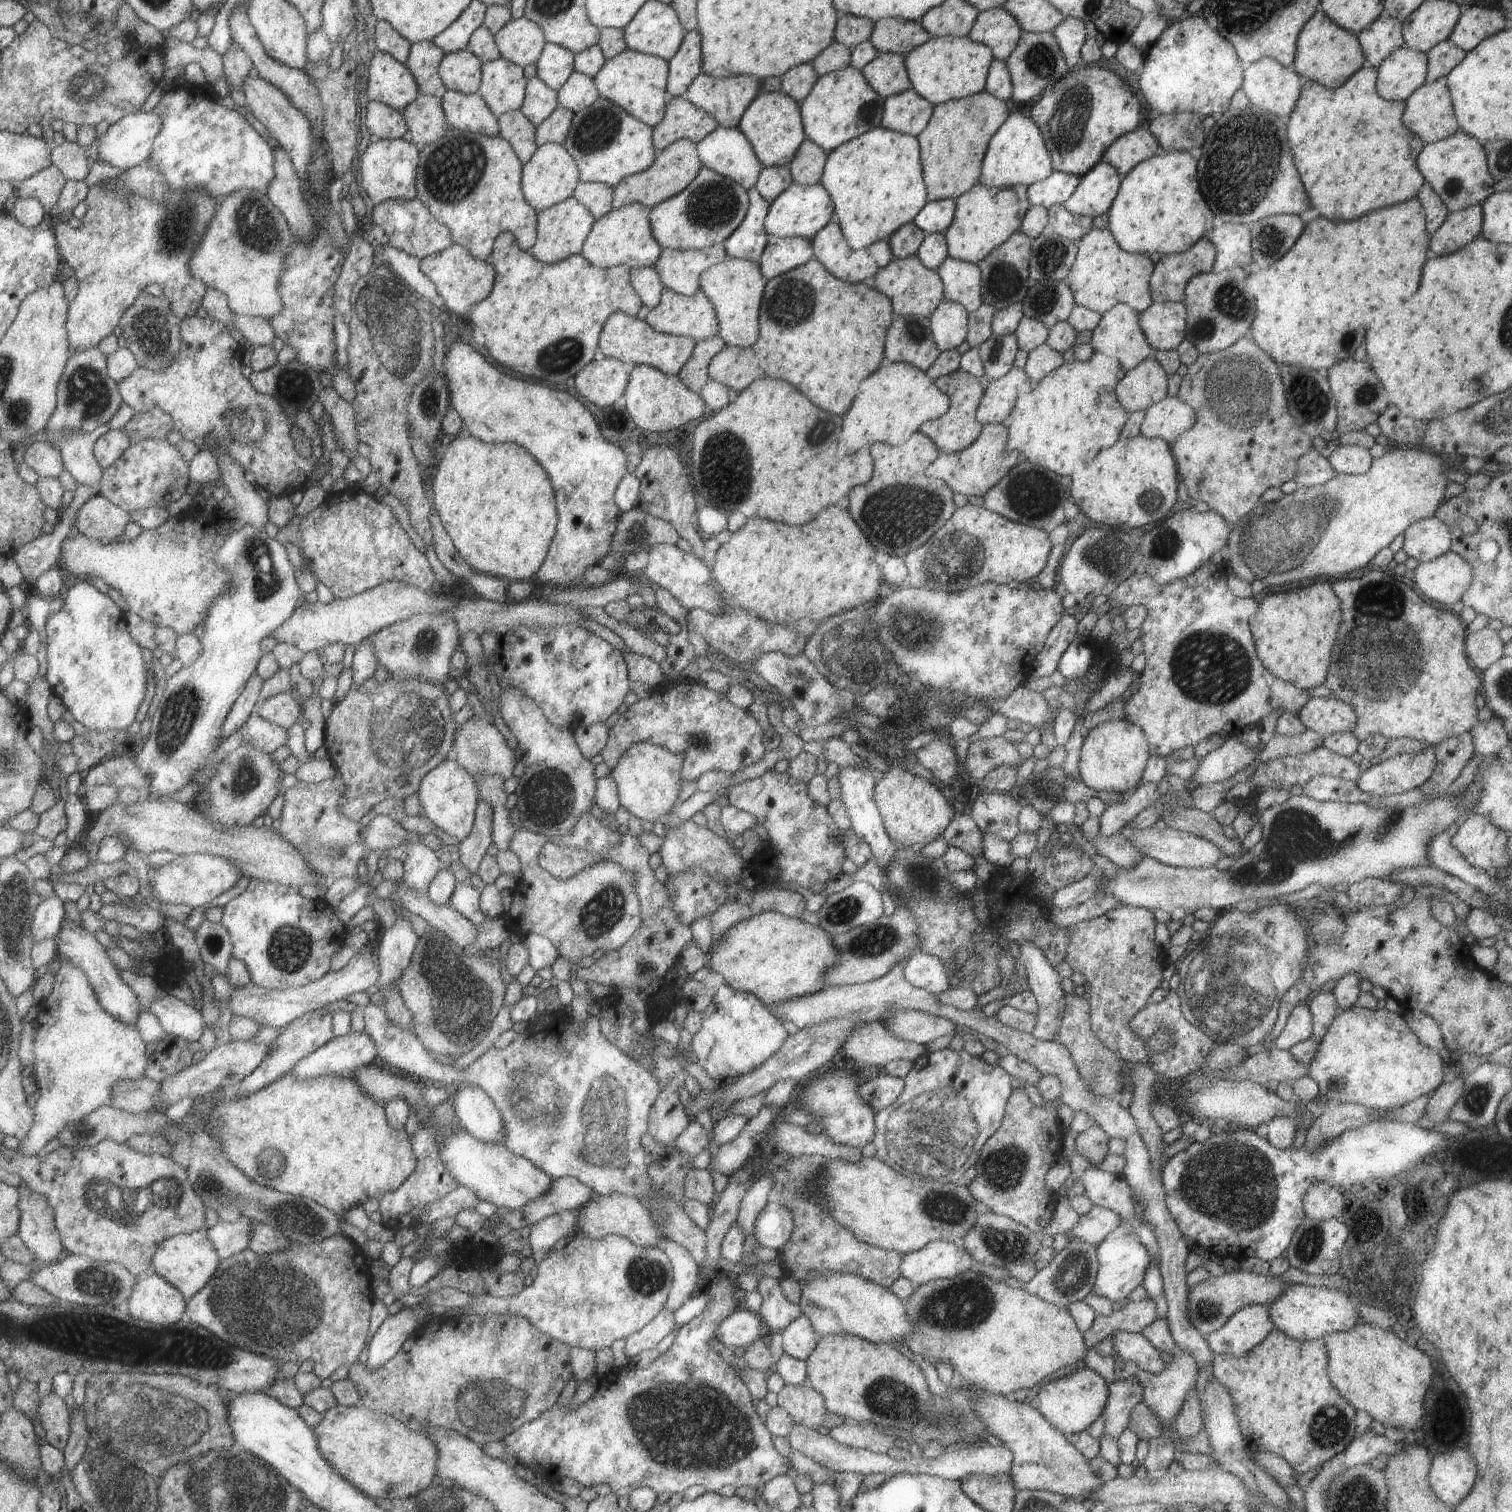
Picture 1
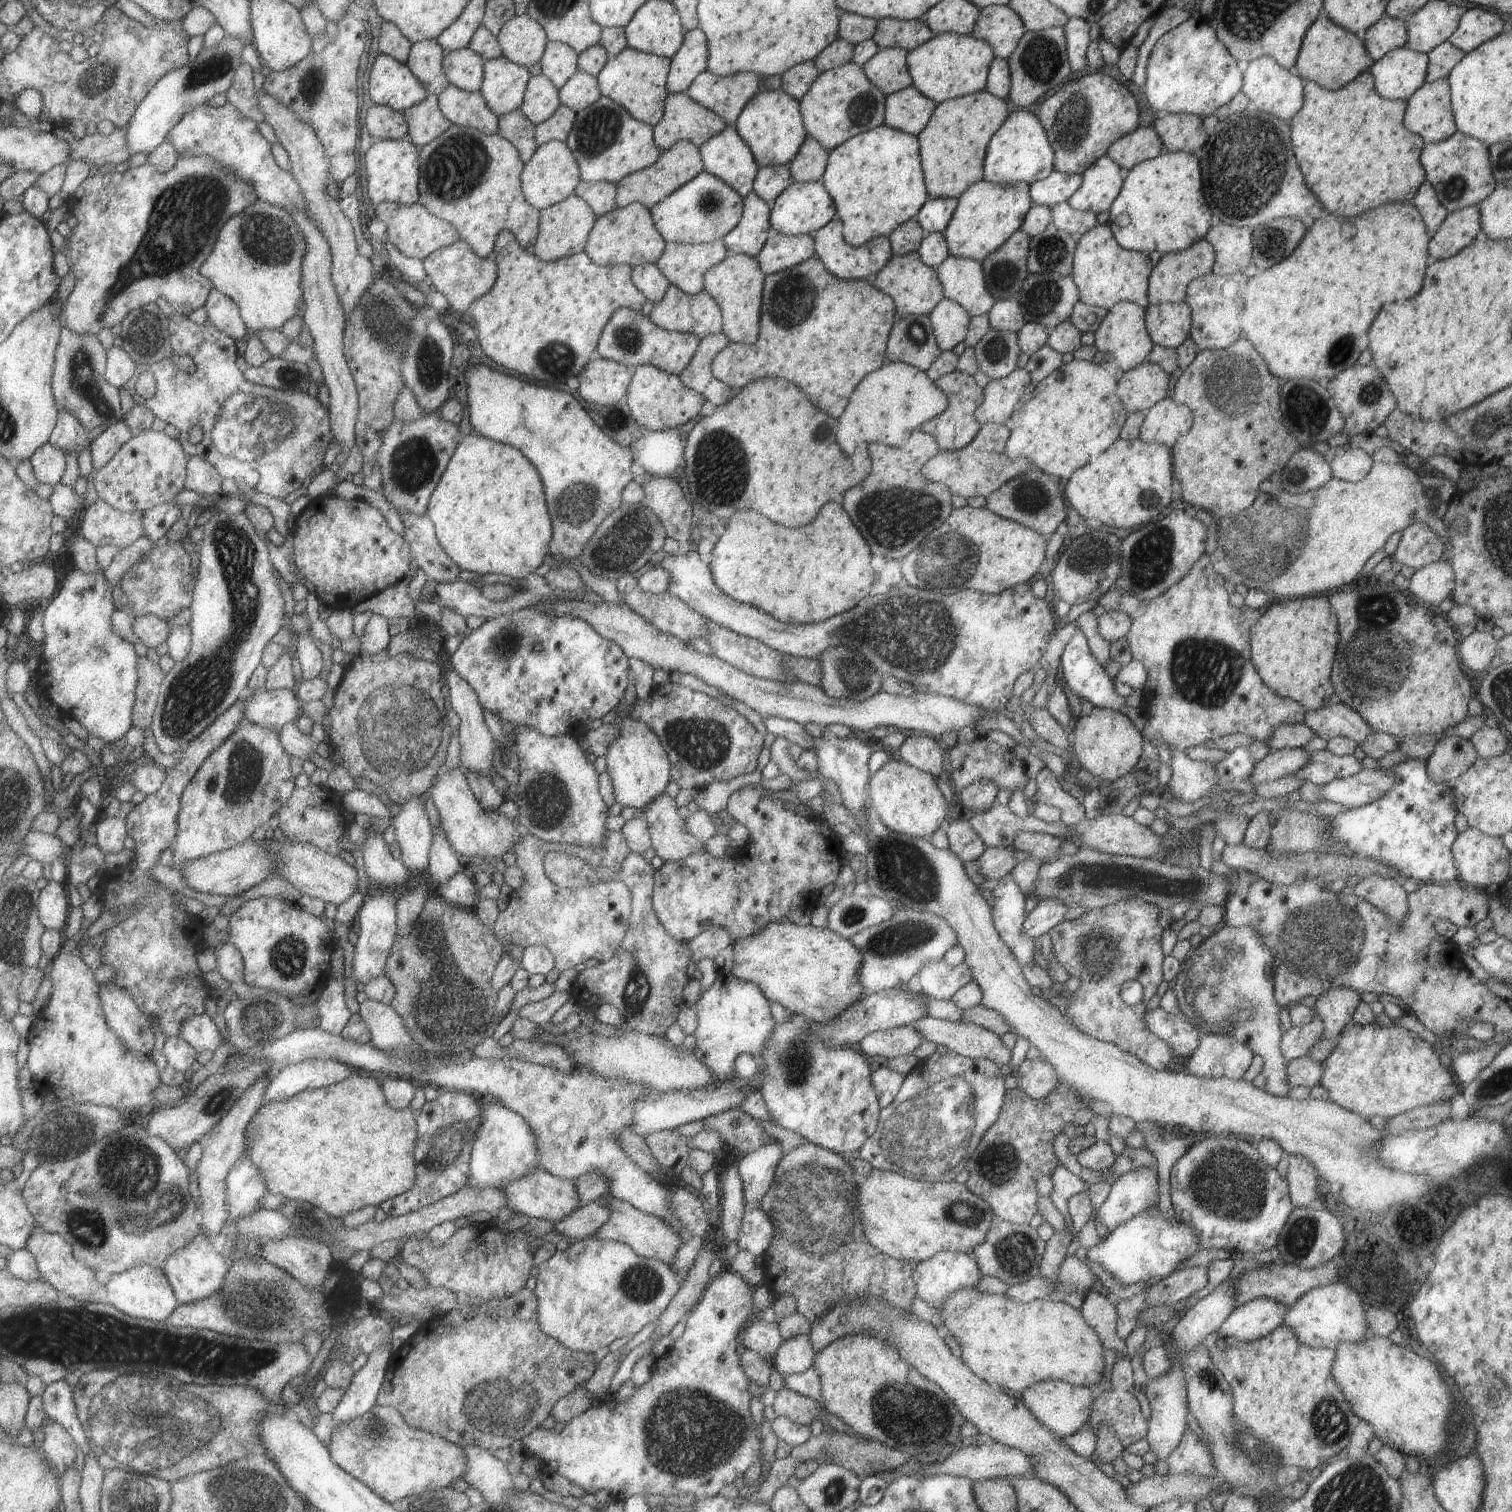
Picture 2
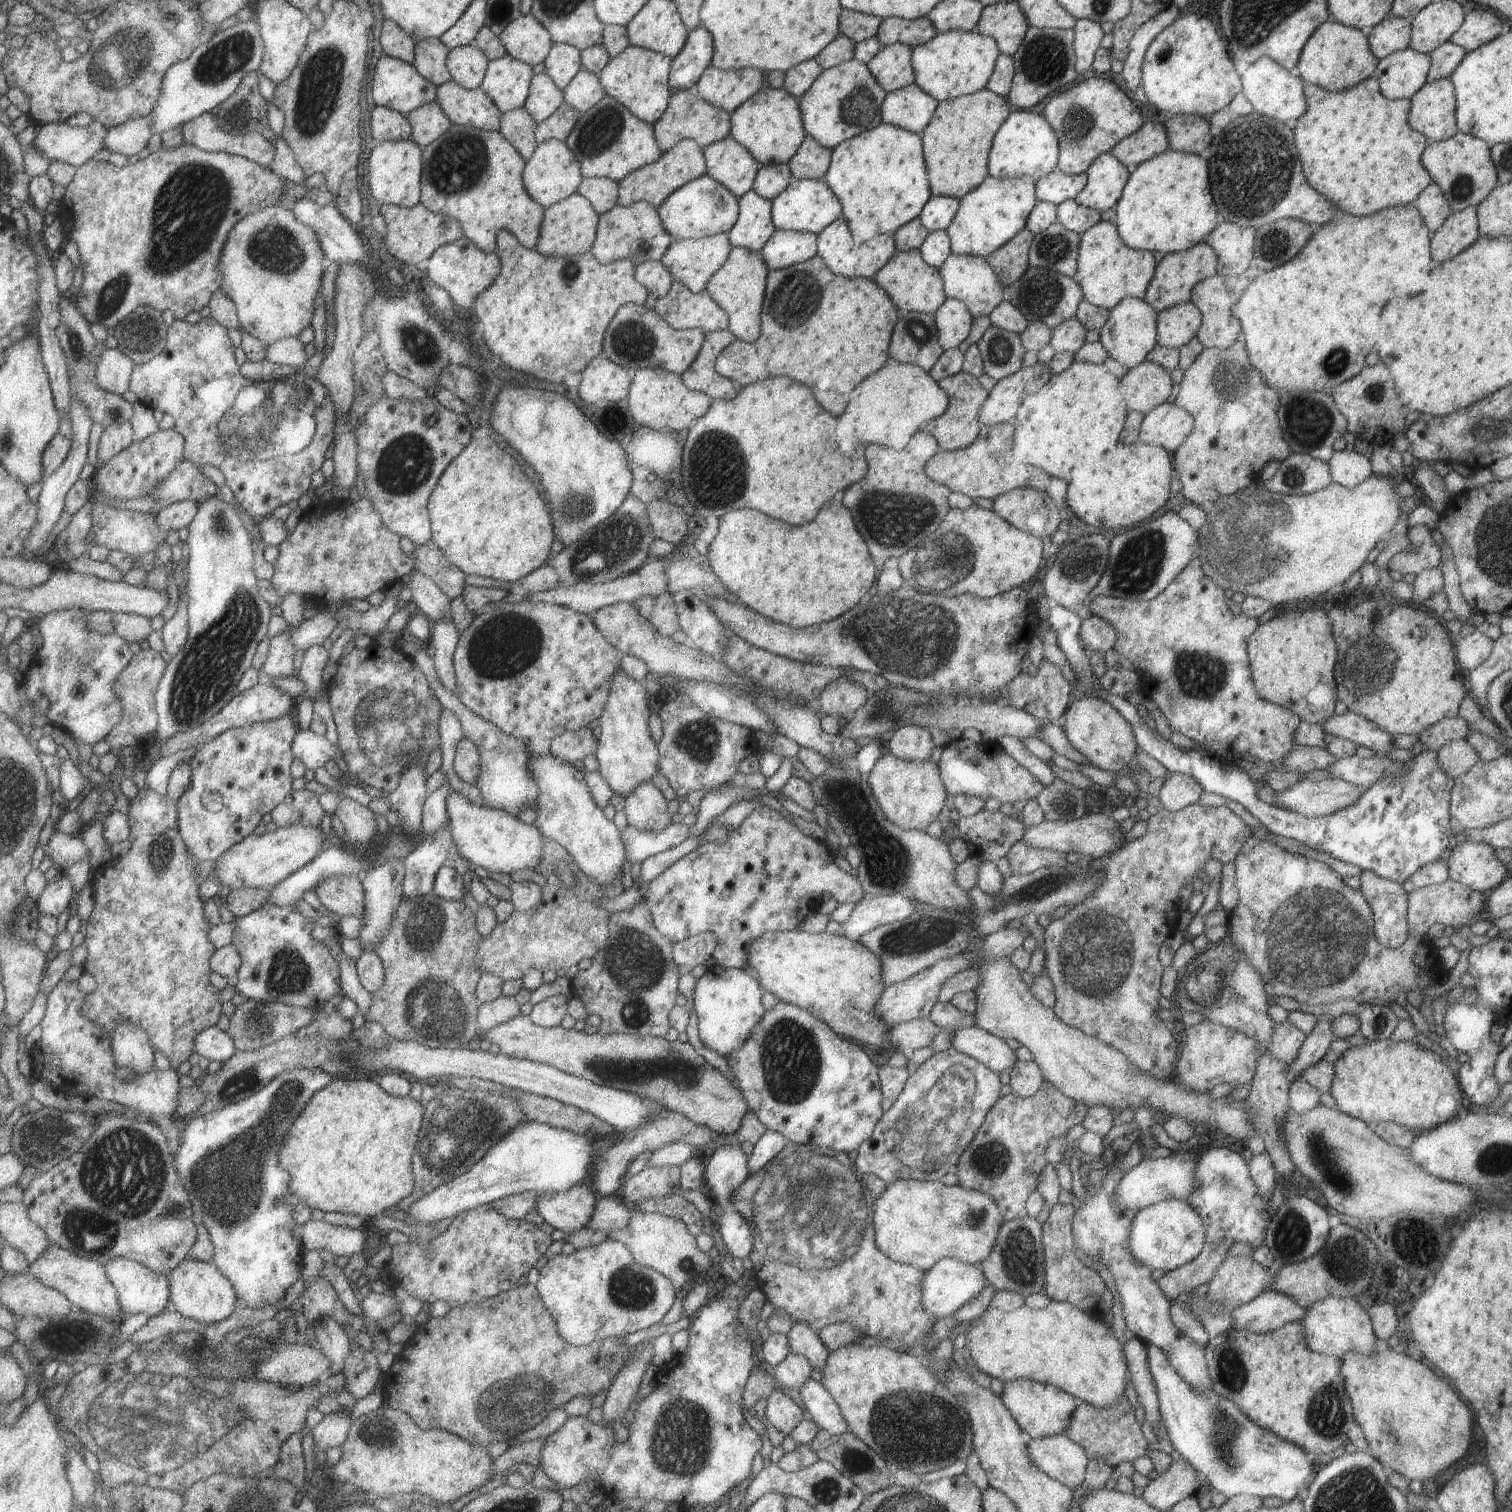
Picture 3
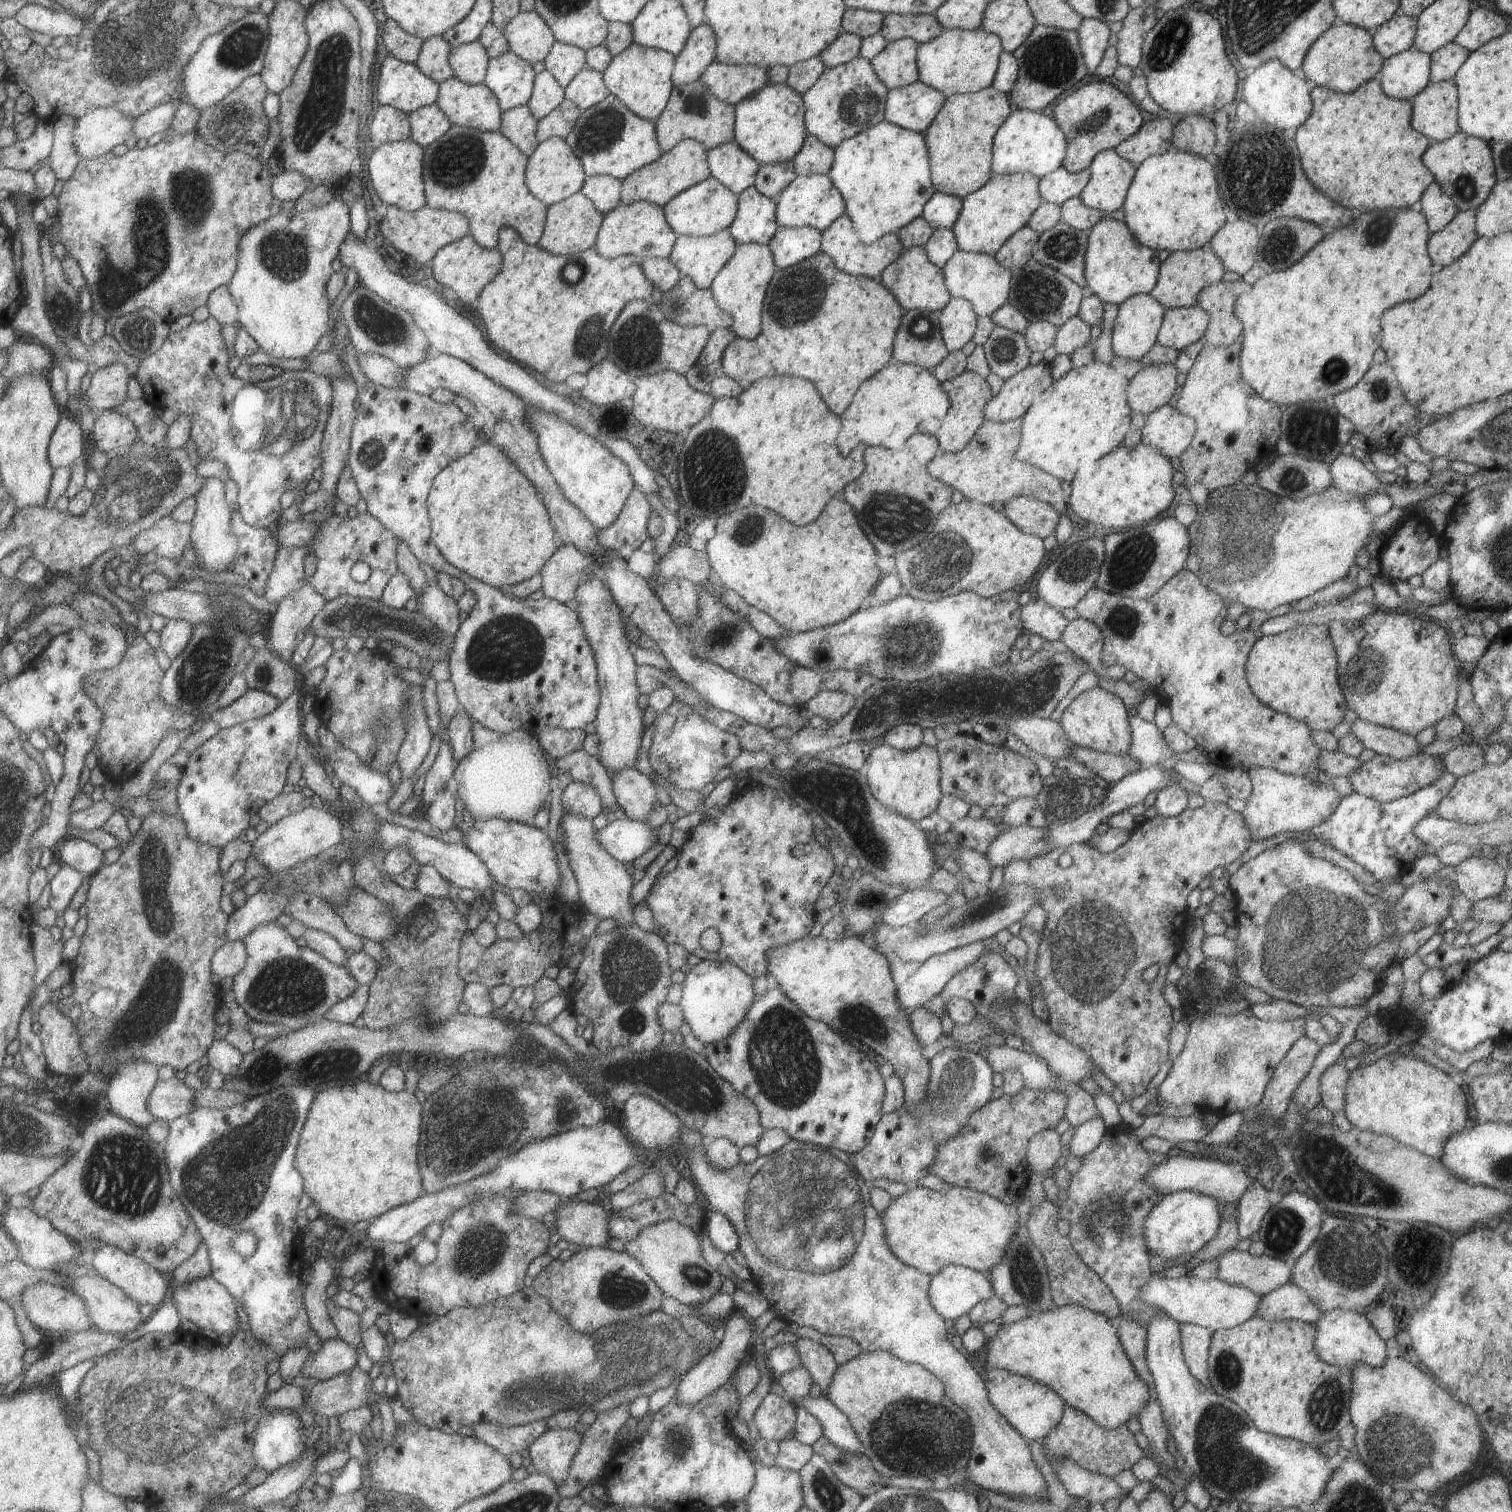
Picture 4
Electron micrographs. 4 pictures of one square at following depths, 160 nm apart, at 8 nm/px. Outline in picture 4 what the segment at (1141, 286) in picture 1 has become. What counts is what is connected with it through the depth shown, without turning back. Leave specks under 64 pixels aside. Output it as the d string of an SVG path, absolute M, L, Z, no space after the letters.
M1104 218L1090 229L1085 250L1083 277L1090 294L1095 294L1101 303L1119 305L1127 298L1148 294L1158 278L1158 252L1139 244L1123 222Z

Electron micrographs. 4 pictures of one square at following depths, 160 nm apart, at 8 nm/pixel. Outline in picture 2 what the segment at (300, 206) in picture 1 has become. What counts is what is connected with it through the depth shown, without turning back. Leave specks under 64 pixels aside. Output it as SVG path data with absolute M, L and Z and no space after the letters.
M299 209L293 211L290 215L306 242L306 251L302 256L300 270L300 287L303 300L302 322L310 332L312 352L324 376L323 384L328 388L327 409L331 434L336 443L339 443L347 454L349 449L355 445L354 424L358 411L358 398L352 374L347 368L345 355L343 354L342 336L346 316L342 311L339 297L330 277L332 271L330 248L318 226L310 221L308 215Z

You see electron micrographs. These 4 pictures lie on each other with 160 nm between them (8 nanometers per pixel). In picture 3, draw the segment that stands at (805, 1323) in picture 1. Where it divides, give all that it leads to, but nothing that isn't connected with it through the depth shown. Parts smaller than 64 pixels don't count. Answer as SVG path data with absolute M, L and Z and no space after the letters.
M790 1351L779 1362L779 1365L770 1368L769 1371L781 1386L797 1394L801 1386L809 1380L811 1369L809 1362L807 1362L803 1355Z

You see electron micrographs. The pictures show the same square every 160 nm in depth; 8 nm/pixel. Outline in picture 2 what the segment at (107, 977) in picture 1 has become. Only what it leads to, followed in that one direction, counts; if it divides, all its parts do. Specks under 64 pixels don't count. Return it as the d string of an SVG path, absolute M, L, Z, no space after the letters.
M109 981L101 984L100 995L108 1023L126 1047L133 1052L149 1055L154 1042L150 1022L131 995Z

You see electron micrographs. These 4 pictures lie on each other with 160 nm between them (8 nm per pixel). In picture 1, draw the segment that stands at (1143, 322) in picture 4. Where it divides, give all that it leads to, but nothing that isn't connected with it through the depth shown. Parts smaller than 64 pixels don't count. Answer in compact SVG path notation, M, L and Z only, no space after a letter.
M1125 303L1114 304L1100 314L1099 324L1091 331L1090 345L1094 351L1113 357L1125 370L1133 368L1144 358L1152 356L1153 350L1138 323L1139 313Z

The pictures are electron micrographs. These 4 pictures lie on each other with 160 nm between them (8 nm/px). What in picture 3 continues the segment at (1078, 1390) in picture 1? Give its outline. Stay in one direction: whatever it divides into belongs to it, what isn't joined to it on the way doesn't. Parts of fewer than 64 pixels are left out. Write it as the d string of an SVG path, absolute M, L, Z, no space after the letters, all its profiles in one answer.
M1023 1379L1003 1382L1003 1390L999 1394L1001 1402L1011 1414L1011 1418L1022 1428L1030 1438L1060 1435L1068 1428L1071 1412L1075 1410L1076 1398L1065 1394L1063 1390L1050 1384L1038 1383Z

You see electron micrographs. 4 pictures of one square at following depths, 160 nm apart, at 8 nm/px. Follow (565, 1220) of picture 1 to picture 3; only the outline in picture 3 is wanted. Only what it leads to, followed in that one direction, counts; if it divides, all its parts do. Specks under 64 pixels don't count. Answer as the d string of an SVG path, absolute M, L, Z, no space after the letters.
M616 1196L602 1197L596 1201L595 1210L591 1214L591 1220L586 1228L604 1230L606 1233L625 1228L627 1220L631 1218L628 1206L625 1206Z

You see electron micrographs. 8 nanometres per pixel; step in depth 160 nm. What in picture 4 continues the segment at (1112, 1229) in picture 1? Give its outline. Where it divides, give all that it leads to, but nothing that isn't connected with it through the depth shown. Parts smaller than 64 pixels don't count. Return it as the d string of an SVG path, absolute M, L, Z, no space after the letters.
M1175 1151L1168 1155L1167 1160L1159 1162L1155 1168L1151 1168L1151 1172L1147 1172L1145 1176L1145 1184L1149 1188L1155 1188L1159 1194L1167 1195L1177 1190L1191 1190L1197 1194L1205 1194L1213 1199L1227 1203L1237 1203L1243 1196L1245 1188L1251 1186L1254 1179L1253 1173L1244 1171L1238 1165L1227 1164L1220 1160L1205 1160L1199 1155L1178 1156Z

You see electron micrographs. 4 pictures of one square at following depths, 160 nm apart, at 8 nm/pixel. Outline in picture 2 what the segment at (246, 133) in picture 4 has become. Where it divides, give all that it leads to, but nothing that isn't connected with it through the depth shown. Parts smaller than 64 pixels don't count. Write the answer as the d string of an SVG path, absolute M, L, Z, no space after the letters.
M242 60L234 72L229 88L225 91L225 96L227 102L241 115L258 124L264 118L256 101L256 90L251 76L252 68Z

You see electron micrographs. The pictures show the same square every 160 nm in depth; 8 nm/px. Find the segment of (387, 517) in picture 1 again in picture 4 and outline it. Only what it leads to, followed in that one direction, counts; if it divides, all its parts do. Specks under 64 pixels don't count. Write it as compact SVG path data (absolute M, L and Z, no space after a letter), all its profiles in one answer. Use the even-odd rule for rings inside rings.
M368 511L357 514L355 518L329 516L327 520L317 525L315 540L311 540L307 551L314 555L316 563L313 576L305 578L305 582L311 584L315 592L323 596L326 602L342 595L379 600L391 576L398 572L395 560L395 537ZM280 547L273 560L273 568L265 587L265 600L276 605L283 596L297 590L302 579L306 551L295 547ZM356 562L365 562L371 569L371 574L365 582L355 582L351 578L350 570Z

